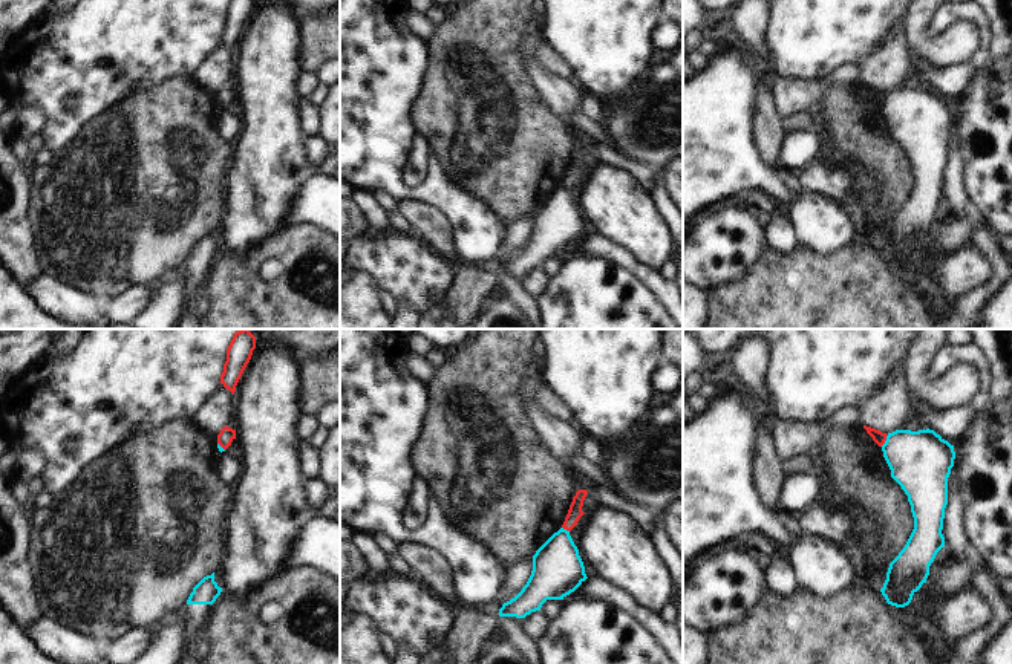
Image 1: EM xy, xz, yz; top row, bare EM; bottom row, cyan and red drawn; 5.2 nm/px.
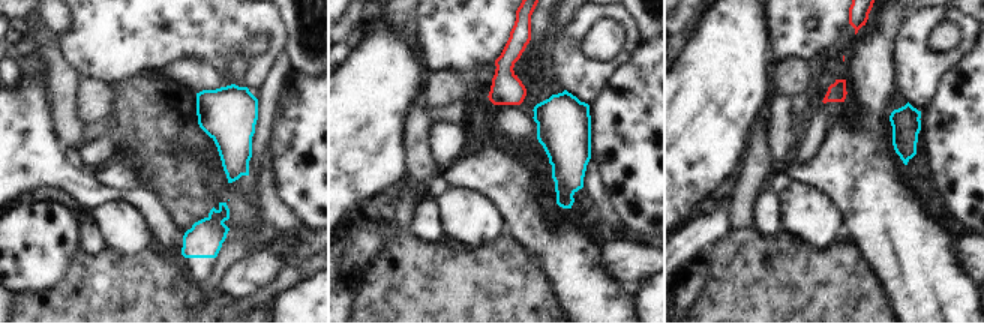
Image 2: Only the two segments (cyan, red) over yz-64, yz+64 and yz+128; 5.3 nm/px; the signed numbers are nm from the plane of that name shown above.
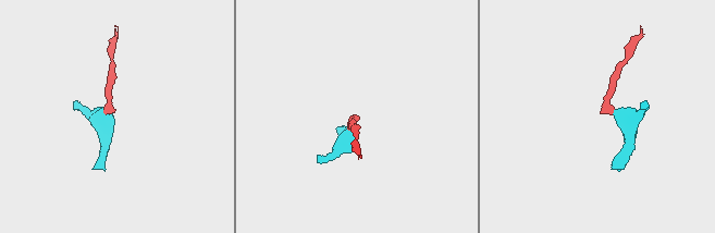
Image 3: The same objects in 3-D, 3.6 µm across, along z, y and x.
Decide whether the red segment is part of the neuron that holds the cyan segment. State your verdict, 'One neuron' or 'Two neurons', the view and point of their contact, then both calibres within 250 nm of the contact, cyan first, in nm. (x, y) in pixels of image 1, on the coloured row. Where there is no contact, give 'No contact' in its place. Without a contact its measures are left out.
Two neurons. Touches cyan at yz (885, 441). Thickness 320 nm (cyan) against 70 nm.

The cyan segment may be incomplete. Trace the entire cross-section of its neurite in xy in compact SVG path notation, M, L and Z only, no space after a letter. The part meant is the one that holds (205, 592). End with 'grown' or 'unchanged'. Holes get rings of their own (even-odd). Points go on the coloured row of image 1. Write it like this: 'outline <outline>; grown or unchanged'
outline M214 572L204 577L190 594L187 604L182 607L187 620L185 650L178 664L199 664L201 659L191 652L194 641L207 621L211 604L220 595L222 588L214 581Z; grown

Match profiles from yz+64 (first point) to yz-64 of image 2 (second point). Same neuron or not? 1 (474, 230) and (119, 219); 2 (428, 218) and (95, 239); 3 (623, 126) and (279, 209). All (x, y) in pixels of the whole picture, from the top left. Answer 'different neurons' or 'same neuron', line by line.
1: same neuron
2: same neuron
3: different neurons

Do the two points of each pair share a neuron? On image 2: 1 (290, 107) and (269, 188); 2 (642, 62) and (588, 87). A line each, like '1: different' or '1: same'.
1: different
2: different

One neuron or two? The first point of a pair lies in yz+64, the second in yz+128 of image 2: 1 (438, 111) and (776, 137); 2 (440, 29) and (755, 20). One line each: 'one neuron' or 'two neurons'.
1: two neurons
2: two neurons

